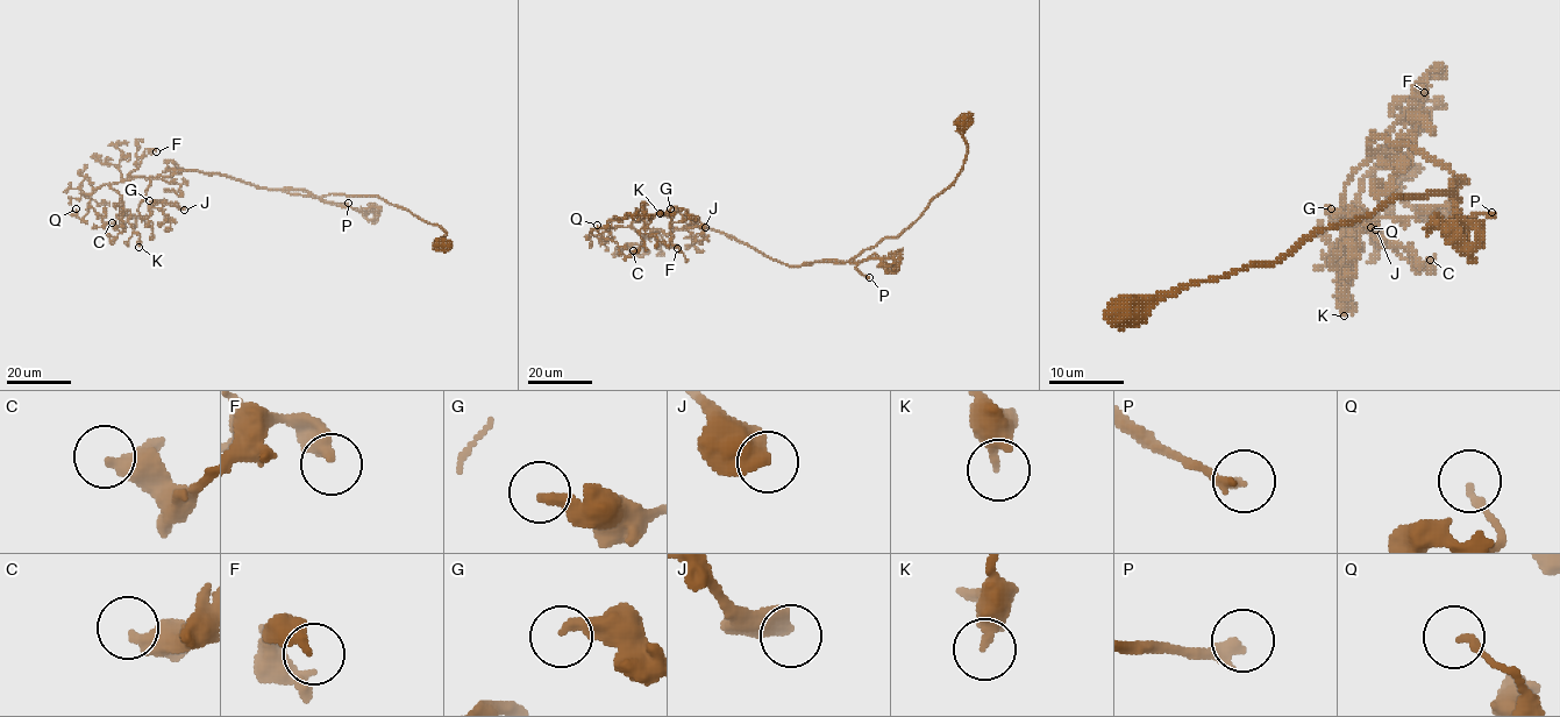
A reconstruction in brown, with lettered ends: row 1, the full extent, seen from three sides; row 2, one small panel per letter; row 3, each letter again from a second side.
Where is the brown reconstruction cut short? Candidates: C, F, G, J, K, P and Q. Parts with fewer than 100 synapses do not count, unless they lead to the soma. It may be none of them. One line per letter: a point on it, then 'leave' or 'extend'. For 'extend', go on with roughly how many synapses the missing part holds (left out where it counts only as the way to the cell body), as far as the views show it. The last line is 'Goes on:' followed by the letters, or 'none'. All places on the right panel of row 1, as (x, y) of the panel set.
C: place (1430, 260); leave
F: place (1424, 92); leave
G: place (1331, 208); leave
J: place (1375, 229); leave
K: place (1344, 316); leave
P: place (1491, 212); leave
Q: place (1370, 227); leave
Goes on: none

